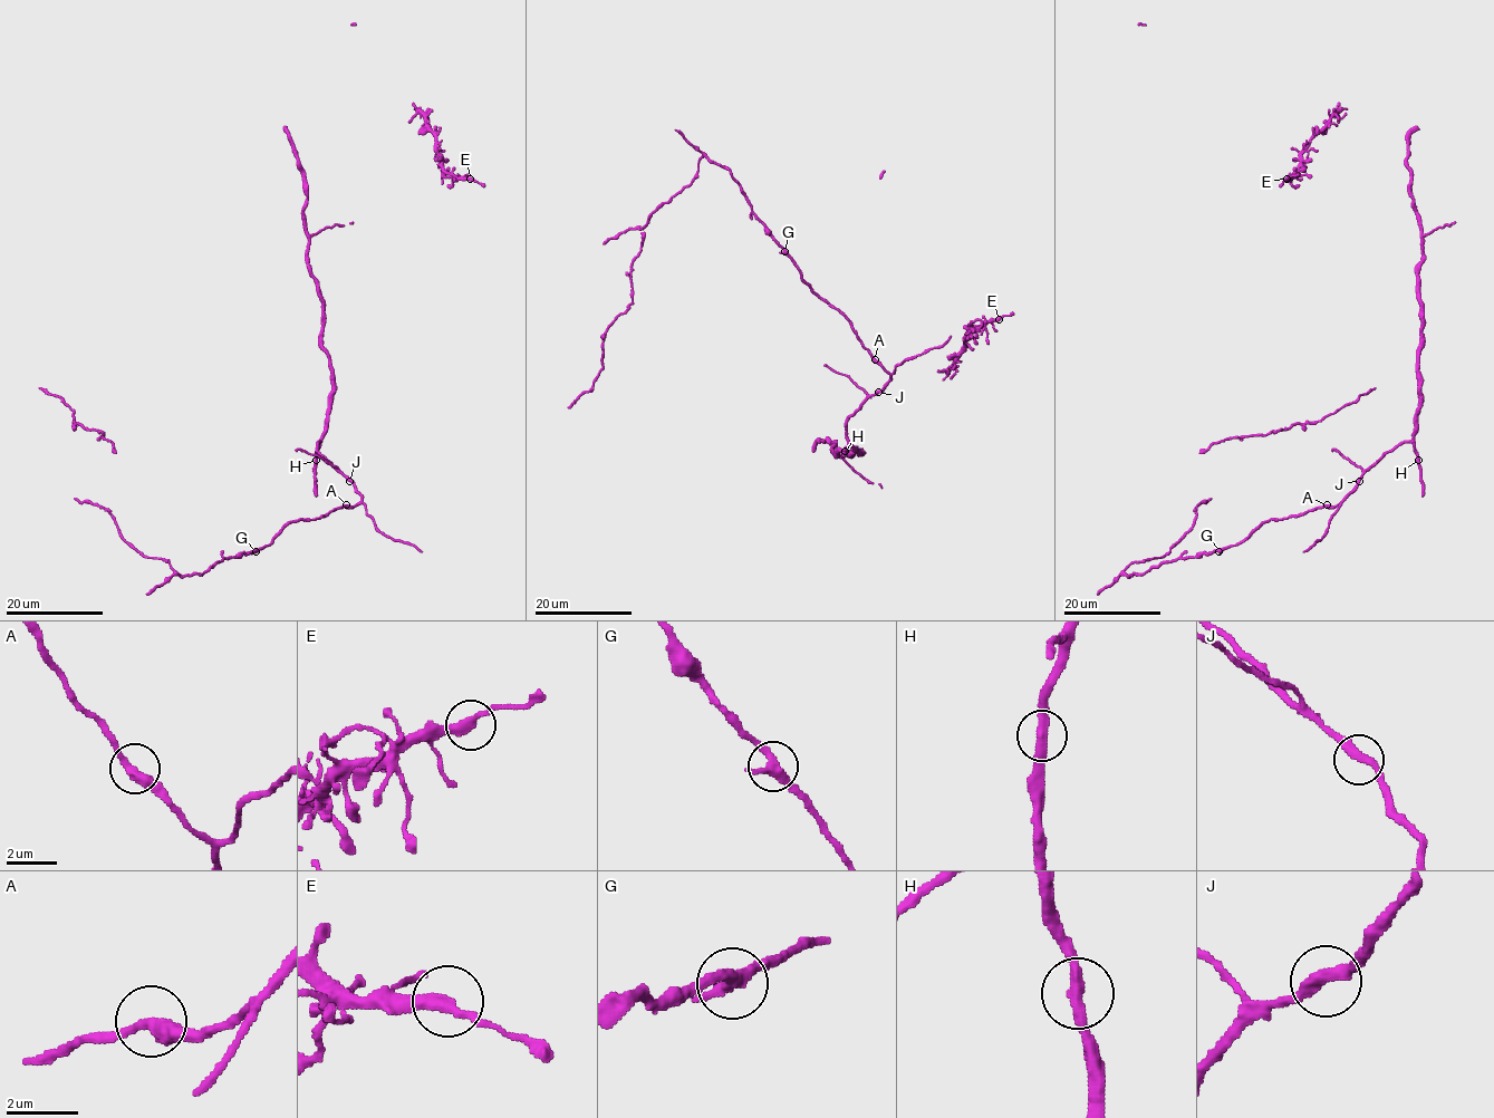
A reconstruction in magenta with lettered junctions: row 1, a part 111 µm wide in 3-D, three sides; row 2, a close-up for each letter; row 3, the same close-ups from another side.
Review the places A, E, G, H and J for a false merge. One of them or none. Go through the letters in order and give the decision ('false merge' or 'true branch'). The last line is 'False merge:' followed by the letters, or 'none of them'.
A: true branch
E: true branch
G: true branch
H: true branch
J: true branch
False merge: none of them

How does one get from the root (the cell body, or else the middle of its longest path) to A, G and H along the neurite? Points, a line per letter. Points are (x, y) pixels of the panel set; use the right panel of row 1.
A: (1365, 472), (1339, 503), (1327, 504)
G: (1365, 472), (1339, 503), (1265, 521), (1241, 541), (1220, 551)
H: (1365, 472), (1405, 442), (1413, 444), (1418, 460)

